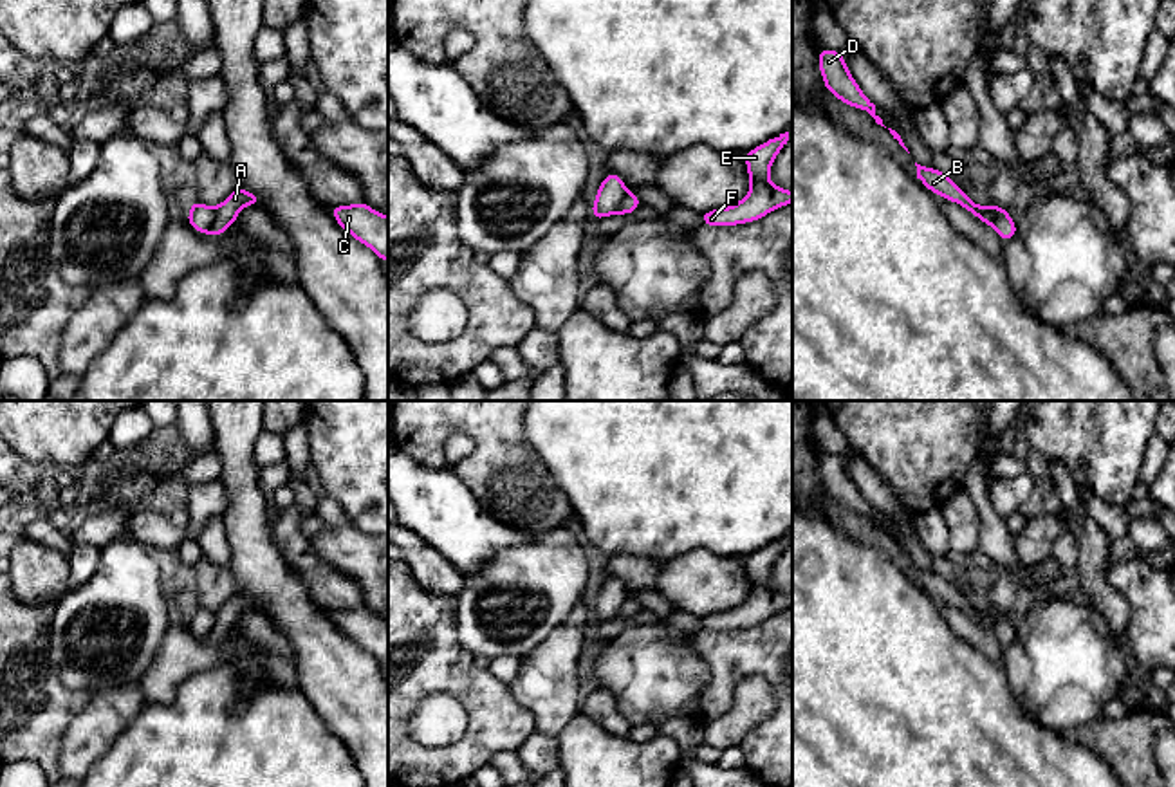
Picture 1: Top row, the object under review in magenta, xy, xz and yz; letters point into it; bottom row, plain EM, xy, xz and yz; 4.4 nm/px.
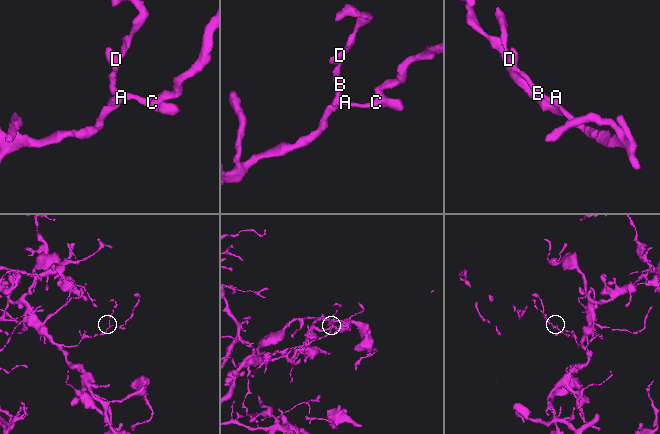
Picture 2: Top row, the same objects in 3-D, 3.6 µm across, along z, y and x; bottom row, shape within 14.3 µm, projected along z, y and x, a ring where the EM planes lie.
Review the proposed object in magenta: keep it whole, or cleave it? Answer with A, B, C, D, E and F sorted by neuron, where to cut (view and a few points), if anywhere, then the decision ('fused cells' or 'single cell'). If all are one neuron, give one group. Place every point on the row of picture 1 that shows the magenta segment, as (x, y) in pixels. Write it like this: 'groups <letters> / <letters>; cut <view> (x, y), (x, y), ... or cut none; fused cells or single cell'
groups A C E F / B D; cut xy (217, 208), (213, 224), (204, 231); fused cells

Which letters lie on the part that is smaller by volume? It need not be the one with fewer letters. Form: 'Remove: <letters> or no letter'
Remove: B, D

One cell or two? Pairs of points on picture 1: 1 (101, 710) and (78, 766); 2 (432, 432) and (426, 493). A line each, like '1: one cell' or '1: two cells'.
1: one cell
2: two cells

